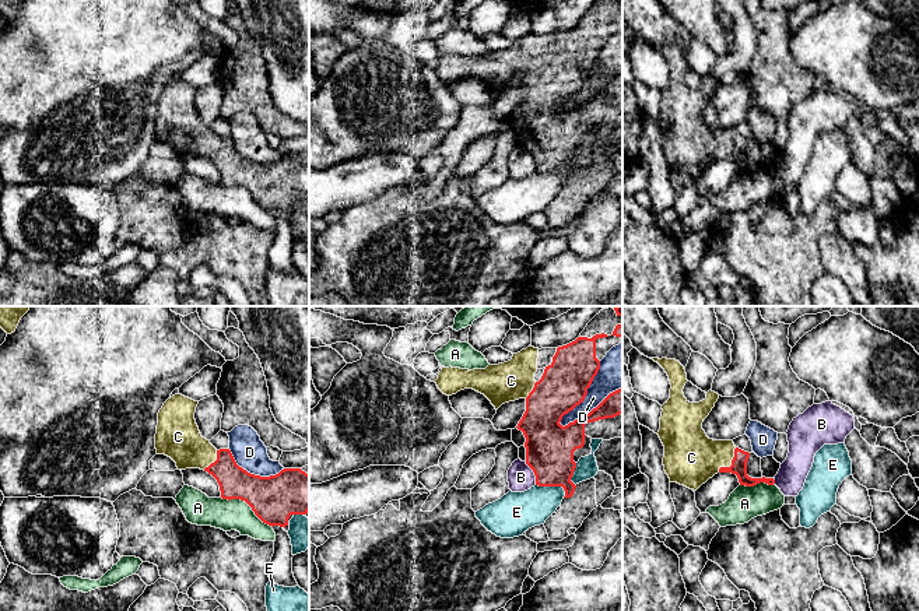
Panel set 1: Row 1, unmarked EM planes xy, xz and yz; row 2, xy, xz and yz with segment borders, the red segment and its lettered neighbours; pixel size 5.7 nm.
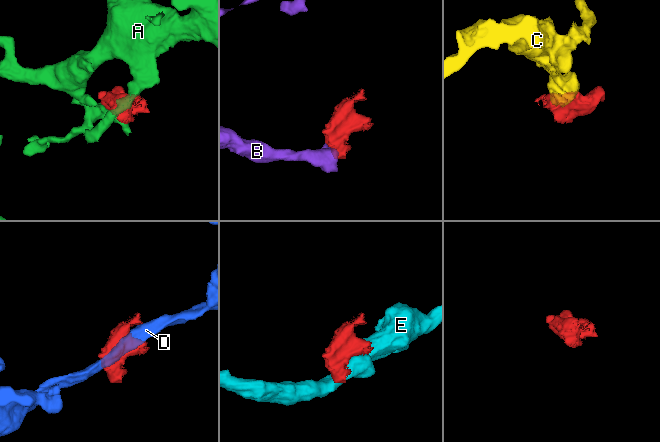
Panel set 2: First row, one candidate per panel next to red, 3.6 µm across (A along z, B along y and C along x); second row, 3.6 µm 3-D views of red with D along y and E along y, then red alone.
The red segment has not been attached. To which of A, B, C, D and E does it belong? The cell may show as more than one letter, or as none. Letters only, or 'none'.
C

